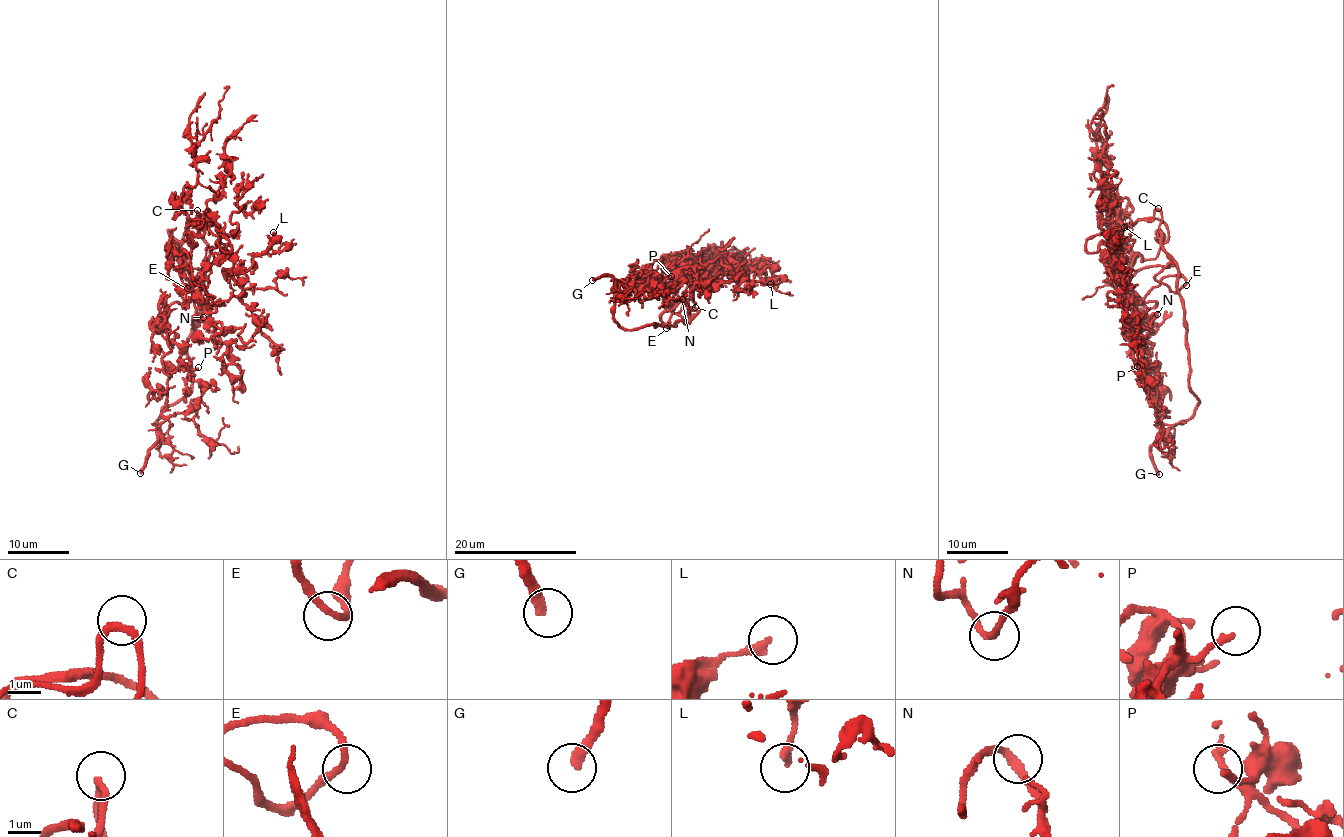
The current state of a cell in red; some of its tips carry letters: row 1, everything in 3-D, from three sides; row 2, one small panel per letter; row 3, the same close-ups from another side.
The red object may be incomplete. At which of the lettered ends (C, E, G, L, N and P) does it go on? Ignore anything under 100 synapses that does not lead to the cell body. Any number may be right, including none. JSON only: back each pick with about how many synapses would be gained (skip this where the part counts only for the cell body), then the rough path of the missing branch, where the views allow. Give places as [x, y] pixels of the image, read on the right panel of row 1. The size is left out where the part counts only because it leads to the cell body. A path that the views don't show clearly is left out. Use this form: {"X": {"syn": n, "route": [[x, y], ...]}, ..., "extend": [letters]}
{"G": {"route": [[1159, 474], [1171, 505], [1171, 538], [1111, 540], [1109, 520], [1145, 479], [1217, 464], [1227, 469], [1221, 464]]}, "extend": ["G"]}

